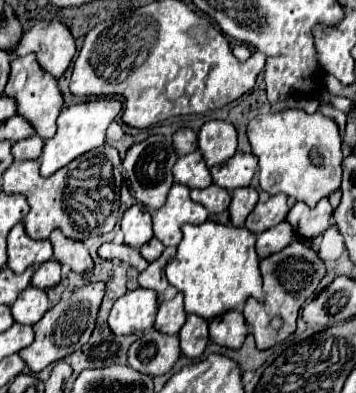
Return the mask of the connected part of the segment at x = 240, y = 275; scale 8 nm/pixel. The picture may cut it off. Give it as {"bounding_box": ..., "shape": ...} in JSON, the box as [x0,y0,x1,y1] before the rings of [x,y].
{"bounding_box":[166,220,262,320],"shape":[[[214,220],[204,224],[186,224],[184,238],[178,244],[176,258],[166,266],[166,276],[176,290],[184,294],[184,308],[188,314],[198,314],[212,320],[246,302],[248,296],[262,300],[260,258],[254,250],[256,234],[246,228],[224,226]]]}

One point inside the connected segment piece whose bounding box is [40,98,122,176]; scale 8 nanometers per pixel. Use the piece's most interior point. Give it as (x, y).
(82, 127)

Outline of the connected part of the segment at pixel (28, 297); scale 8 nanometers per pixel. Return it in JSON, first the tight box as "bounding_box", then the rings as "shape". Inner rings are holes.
{"bounding_box":[12,286,50,324],"shape":[[[28,286],[12,304],[12,316],[20,324],[34,324],[44,316],[48,306],[50,306],[50,300],[46,292],[34,290],[34,286]]]}

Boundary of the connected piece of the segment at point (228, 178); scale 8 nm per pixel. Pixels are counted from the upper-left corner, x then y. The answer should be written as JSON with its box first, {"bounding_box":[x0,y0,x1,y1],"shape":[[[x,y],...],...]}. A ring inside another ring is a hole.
{"bounding_box":[212,152,258,190],"shape":[[[236,152],[232,158],[228,158],[226,162],[212,166],[212,182],[226,188],[226,190],[234,190],[234,188],[242,188],[248,186],[254,170],[258,166],[258,158],[254,158],[252,152]]]}

